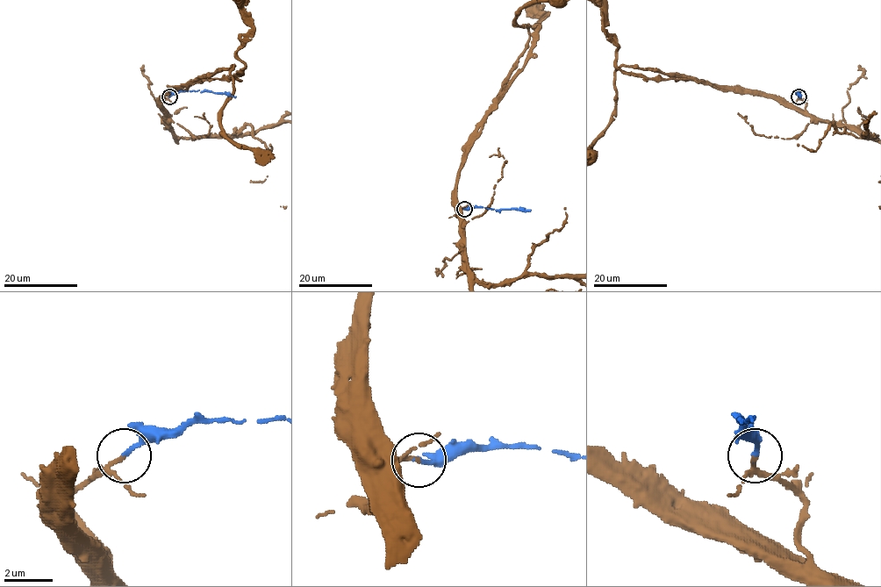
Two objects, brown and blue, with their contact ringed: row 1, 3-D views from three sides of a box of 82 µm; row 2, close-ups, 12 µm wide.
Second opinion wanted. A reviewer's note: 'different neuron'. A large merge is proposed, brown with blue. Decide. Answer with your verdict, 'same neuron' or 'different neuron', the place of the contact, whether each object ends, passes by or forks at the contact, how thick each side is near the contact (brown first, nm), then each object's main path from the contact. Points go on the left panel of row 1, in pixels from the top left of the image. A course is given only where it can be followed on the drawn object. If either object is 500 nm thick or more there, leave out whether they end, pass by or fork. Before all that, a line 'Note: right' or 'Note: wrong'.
Note: wrong
same neuron | (169, 96) | brown passes by | blue ends | 120/170 nm | brown via (169, 96), (165, 111), (162, 99), (174, 86), (228, 79), (246, 65), (236, 50), (250, 21) | blue via (169, 96), (180, 91), (198, 90), (228, 93), (235, 97)

